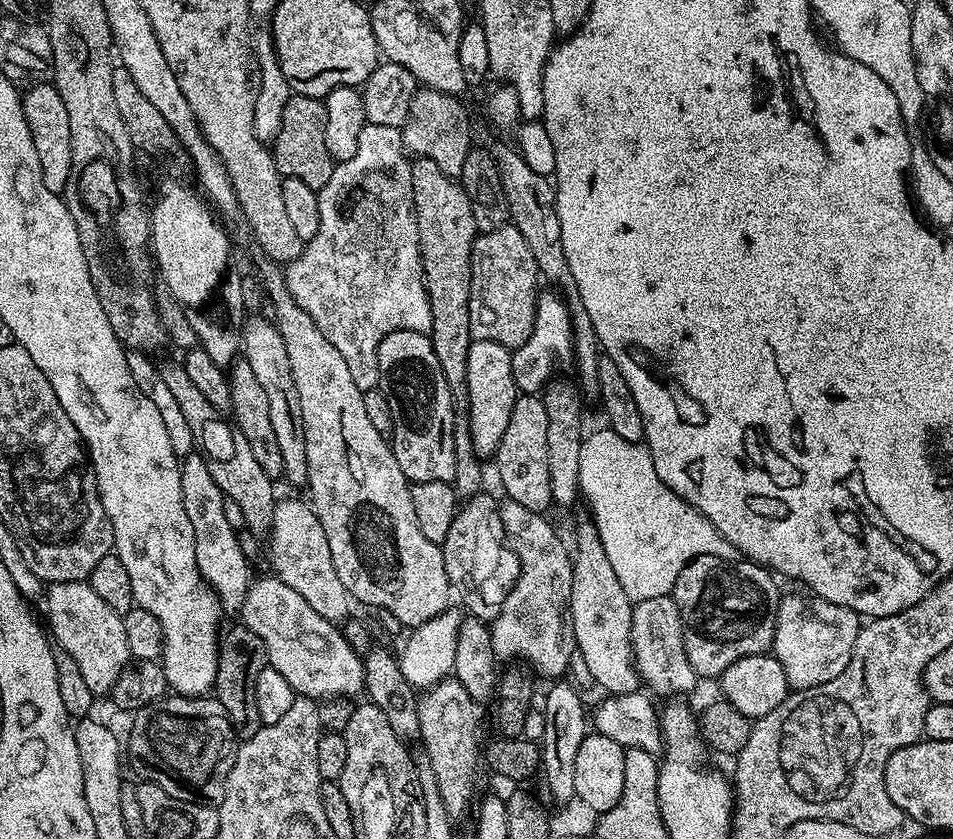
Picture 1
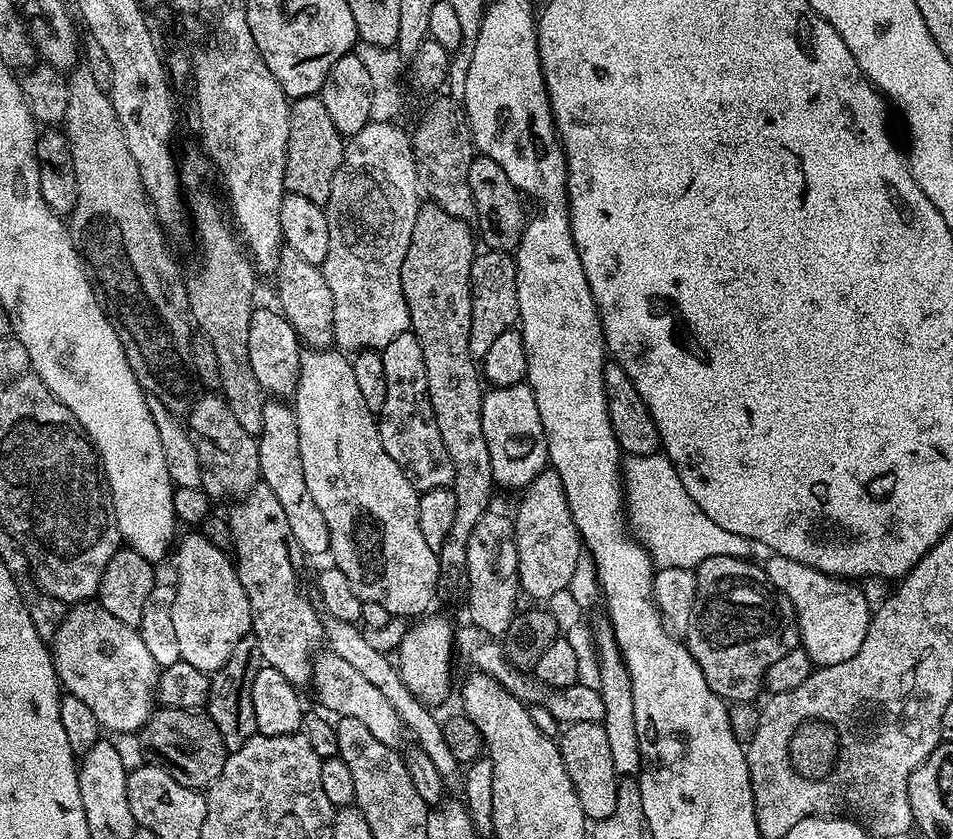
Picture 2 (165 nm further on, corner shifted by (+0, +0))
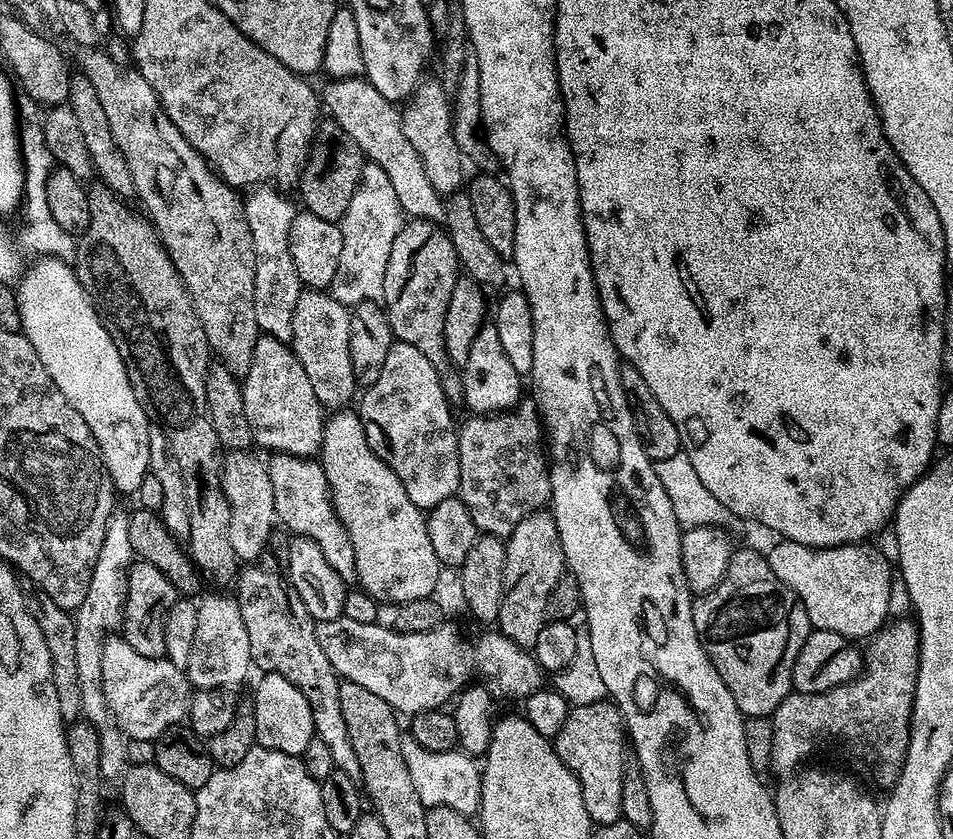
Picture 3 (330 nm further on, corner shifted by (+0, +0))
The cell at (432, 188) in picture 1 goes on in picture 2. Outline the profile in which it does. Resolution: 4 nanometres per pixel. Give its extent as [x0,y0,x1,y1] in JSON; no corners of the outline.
[402,203,497,604]

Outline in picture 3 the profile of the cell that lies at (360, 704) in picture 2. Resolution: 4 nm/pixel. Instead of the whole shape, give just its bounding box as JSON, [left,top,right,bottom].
[402,738,482,818]

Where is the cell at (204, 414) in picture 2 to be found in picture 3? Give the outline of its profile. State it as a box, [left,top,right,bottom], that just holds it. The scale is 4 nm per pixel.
[220,451,277,562]

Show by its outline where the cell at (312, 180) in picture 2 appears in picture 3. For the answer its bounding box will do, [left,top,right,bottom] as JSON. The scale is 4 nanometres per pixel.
[298,118,366,221]

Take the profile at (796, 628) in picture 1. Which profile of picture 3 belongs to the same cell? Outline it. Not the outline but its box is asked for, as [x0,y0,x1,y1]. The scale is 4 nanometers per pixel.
[766,539,894,642]

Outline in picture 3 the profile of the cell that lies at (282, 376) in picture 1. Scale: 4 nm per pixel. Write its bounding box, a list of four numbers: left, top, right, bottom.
[267,452,356,582]

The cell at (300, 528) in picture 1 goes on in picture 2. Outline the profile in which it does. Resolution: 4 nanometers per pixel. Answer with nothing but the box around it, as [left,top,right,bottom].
[324,620,464,794]

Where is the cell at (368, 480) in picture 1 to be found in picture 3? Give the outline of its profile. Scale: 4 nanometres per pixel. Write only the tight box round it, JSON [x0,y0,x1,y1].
[318,410,442,606]

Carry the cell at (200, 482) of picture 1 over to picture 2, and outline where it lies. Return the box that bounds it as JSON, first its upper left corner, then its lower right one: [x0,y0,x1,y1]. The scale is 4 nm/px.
[174,531,251,674]

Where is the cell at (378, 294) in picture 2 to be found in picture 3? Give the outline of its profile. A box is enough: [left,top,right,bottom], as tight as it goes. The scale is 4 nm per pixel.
[330,162,406,306]

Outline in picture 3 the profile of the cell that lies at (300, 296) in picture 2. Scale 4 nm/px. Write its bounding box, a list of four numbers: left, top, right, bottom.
[290,290,358,410]

